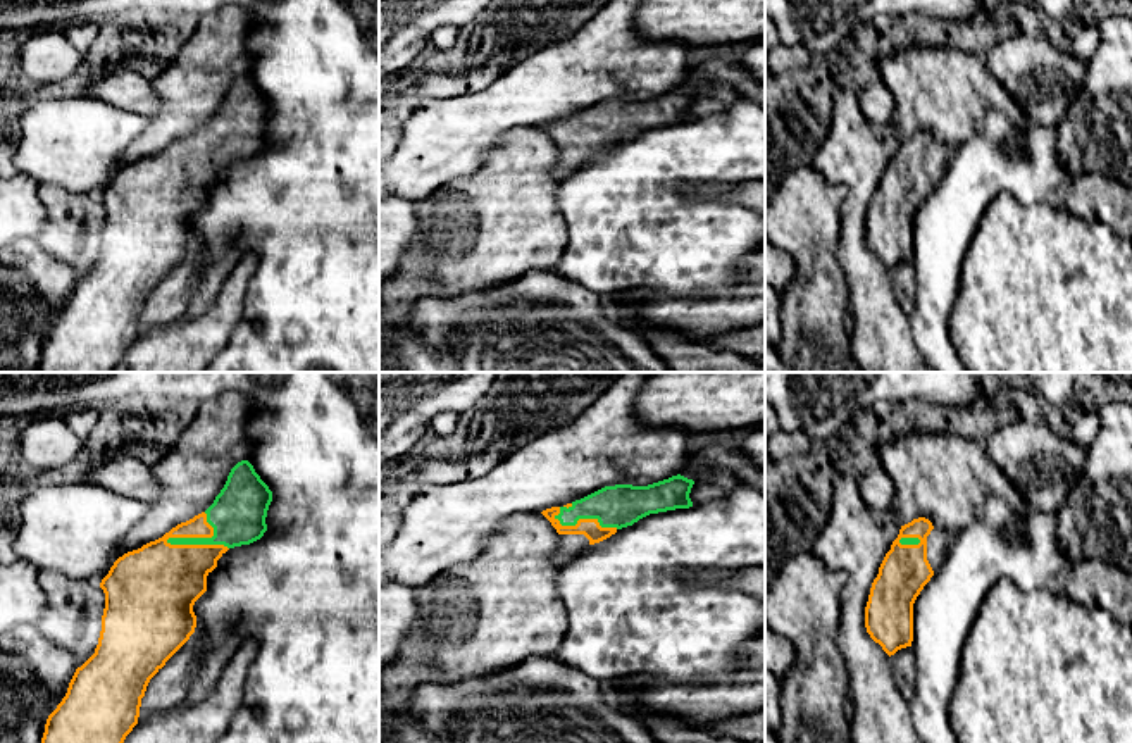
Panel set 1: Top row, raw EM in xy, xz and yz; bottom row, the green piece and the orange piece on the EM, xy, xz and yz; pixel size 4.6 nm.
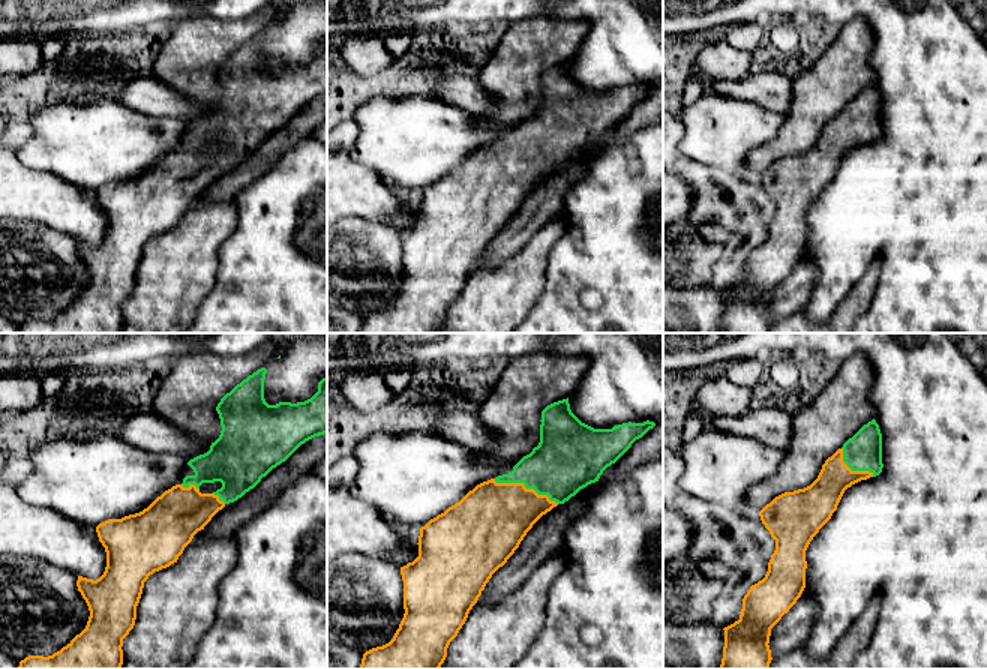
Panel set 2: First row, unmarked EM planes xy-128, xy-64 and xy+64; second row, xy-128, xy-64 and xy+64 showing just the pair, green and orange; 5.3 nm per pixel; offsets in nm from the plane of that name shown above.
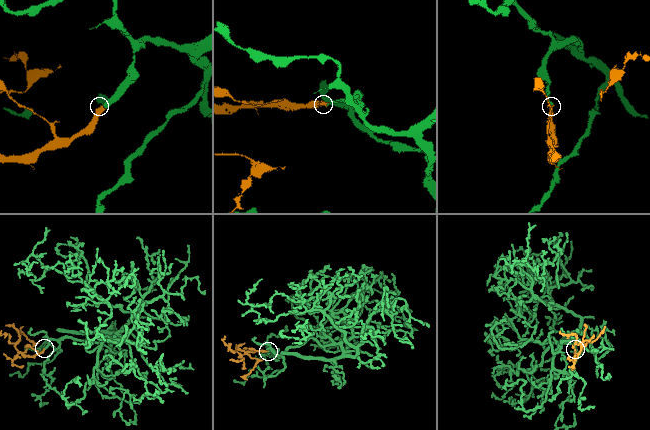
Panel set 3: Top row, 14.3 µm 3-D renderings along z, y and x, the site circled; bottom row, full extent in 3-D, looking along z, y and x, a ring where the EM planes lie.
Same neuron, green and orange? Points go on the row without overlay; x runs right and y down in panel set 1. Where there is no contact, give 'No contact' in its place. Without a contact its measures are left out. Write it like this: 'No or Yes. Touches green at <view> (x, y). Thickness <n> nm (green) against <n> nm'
Yes. Touches green at xy (197, 157). Thickness 260 nm (green) against 360 nm

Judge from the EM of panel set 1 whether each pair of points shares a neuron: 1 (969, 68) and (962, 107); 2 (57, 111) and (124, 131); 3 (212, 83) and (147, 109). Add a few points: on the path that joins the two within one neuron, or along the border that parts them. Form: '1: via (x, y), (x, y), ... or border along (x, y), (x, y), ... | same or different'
1: via (962, 78), (962, 97) | same
2: via (74, 128), (78, 131), (107, 131) | same
3: border along (150, 81), (159, 109), (149, 119) | different

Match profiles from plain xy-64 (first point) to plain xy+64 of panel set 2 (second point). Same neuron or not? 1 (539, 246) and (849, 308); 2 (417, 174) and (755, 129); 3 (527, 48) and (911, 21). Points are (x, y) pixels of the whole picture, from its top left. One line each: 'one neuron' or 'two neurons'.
1: one neuron
2: one neuron
3: two neurons

